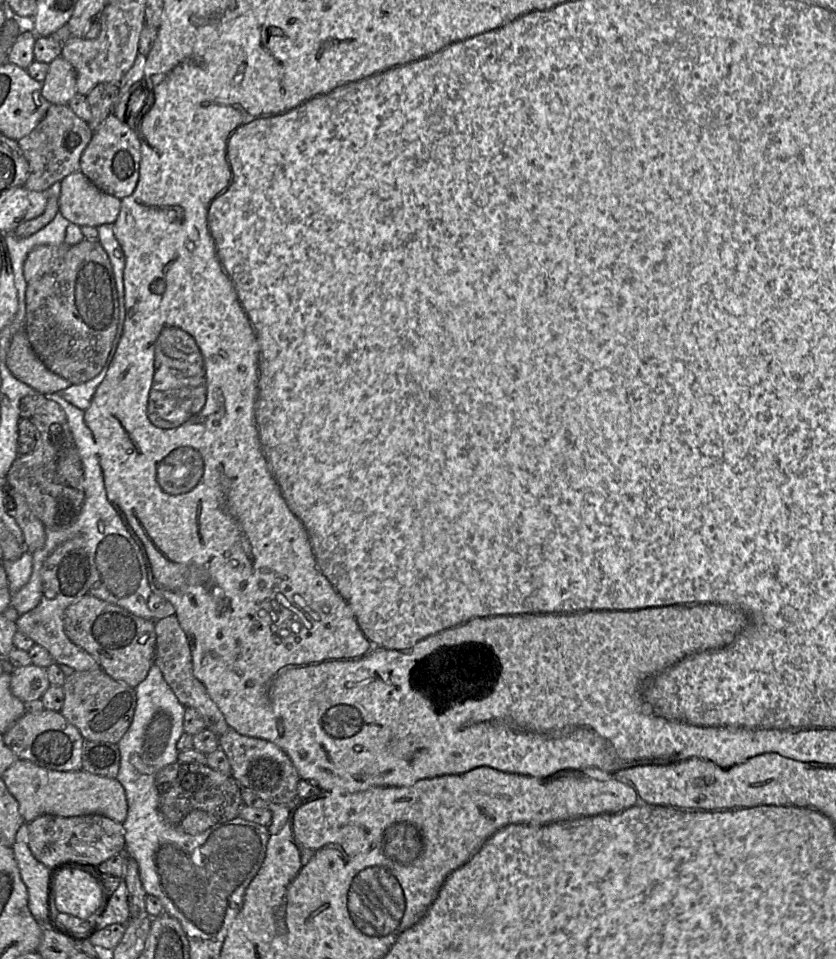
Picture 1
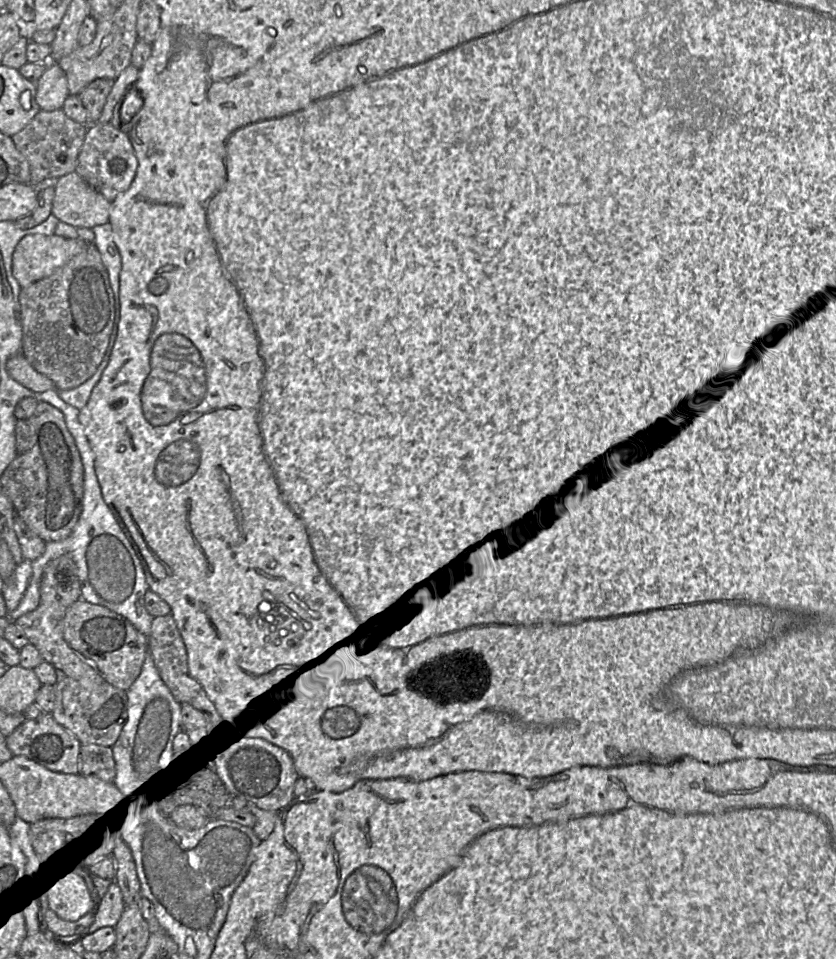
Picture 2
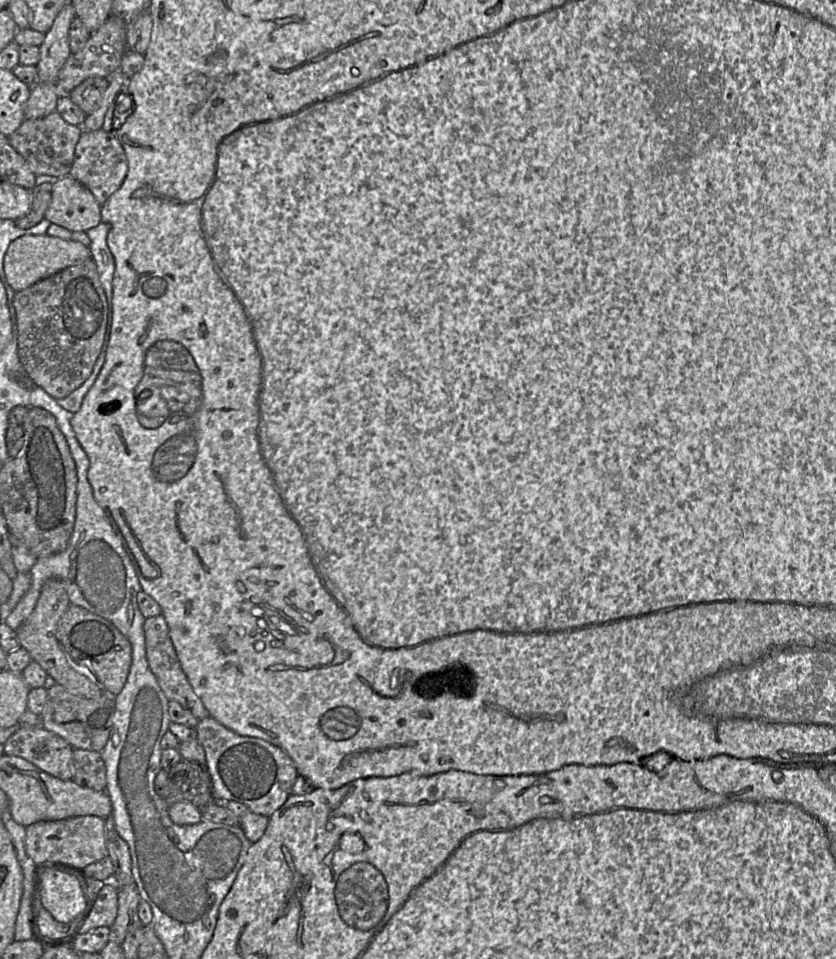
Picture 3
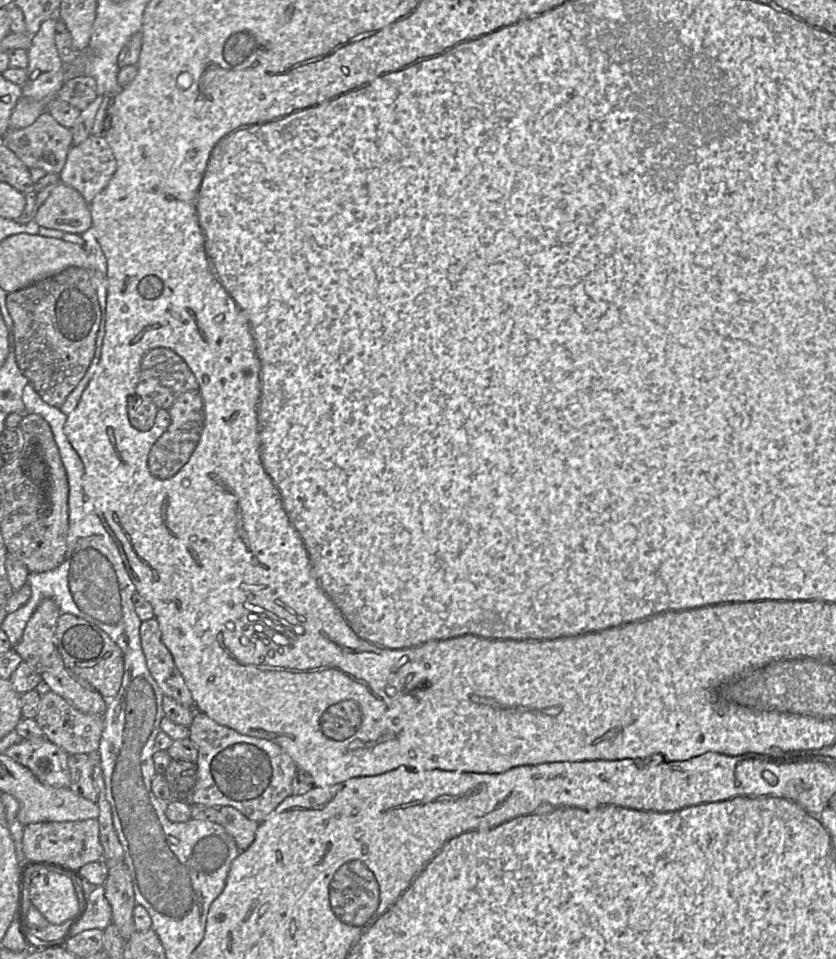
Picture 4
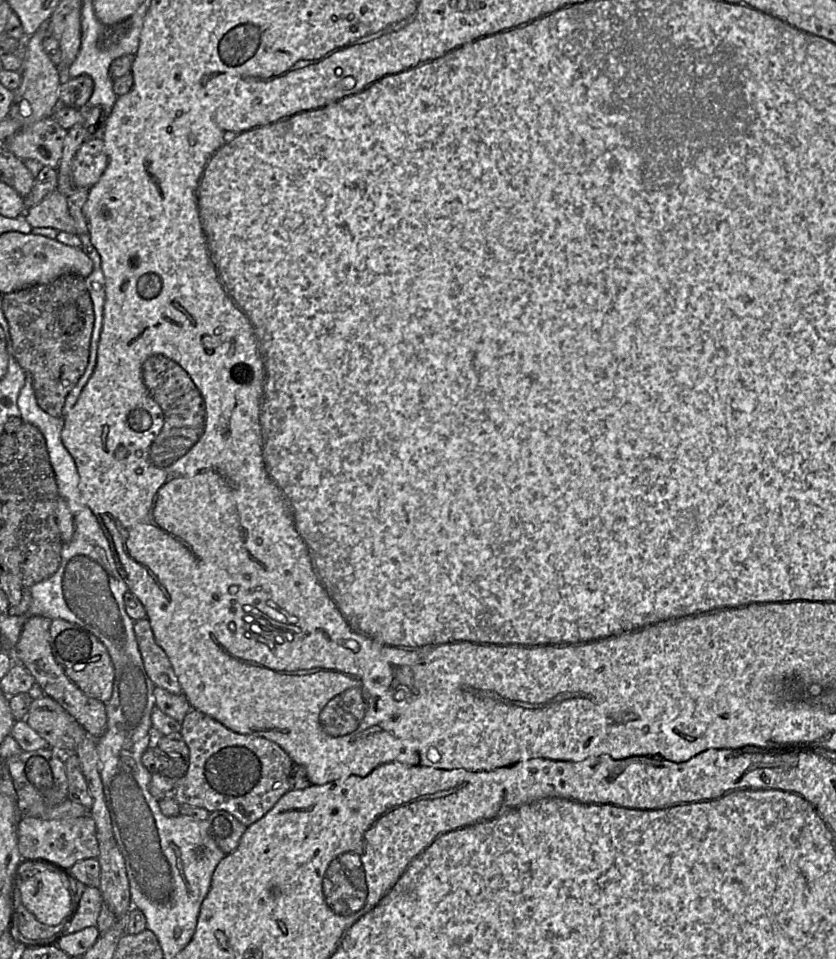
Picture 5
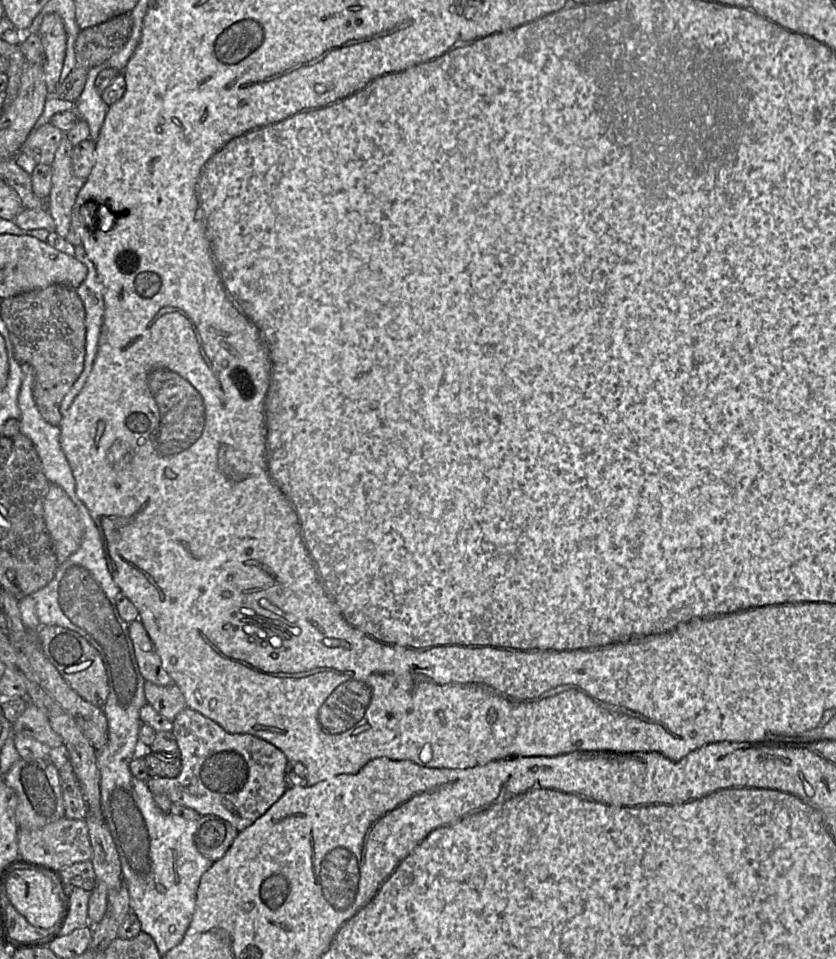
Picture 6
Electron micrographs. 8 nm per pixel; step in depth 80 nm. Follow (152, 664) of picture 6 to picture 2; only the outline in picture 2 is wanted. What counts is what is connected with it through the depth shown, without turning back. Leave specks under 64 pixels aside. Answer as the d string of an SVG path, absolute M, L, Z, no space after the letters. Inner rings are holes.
M171 614L154 617L148 636L148 648L162 681L177 702L189 704L200 711L207 725L223 722L202 686L189 674L185 644Z

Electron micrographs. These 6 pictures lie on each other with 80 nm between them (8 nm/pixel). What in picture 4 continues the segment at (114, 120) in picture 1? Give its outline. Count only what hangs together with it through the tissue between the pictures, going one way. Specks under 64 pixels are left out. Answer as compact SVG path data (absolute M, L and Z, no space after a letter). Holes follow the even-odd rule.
M90 135L81 144L71 147L59 178L61 182L77 190L88 203L91 203L108 185L116 168L116 159L106 138Z

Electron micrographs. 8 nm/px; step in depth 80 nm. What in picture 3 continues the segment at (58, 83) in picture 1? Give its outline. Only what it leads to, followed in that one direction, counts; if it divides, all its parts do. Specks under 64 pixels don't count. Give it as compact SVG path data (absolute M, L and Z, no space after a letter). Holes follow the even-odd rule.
M36 82L31 87L30 96L24 107L25 120L44 118L56 111L56 105L62 94L56 83Z

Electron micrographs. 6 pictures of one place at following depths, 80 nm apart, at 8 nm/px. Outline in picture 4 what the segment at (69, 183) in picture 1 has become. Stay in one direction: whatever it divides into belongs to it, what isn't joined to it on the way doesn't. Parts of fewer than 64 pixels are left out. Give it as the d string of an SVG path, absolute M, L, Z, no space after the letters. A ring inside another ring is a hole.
M61 181L38 209L34 221L40 227L80 235L92 227L89 203L77 190Z

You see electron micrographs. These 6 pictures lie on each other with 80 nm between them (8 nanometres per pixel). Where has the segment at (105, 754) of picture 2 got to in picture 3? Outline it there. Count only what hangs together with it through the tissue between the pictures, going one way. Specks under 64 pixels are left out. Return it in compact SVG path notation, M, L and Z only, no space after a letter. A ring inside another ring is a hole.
M74 749L72 753L72 780L95 791L106 789L106 766L101 752Z

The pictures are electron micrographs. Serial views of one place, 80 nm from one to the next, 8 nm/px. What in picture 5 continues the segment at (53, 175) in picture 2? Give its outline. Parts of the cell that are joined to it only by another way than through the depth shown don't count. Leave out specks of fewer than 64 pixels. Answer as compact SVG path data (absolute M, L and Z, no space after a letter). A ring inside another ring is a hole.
M45 117L7 138L3 144L18 158L33 159L44 166L57 168L67 130L52 117Z

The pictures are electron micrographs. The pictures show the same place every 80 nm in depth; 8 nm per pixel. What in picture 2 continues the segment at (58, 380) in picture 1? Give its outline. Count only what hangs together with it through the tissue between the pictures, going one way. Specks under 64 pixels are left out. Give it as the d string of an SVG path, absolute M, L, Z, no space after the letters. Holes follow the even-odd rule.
M21 352L12 356L6 362L6 370L12 379L31 390L34 394L55 389L54 383L37 372Z

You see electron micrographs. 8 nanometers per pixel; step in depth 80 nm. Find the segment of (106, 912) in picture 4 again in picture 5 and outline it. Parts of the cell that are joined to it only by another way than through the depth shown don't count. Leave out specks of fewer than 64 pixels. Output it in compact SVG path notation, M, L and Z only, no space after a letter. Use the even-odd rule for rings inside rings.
M86 886L79 898L77 910L69 926L63 931L63 935L96 926L102 905L103 898L100 889Z

